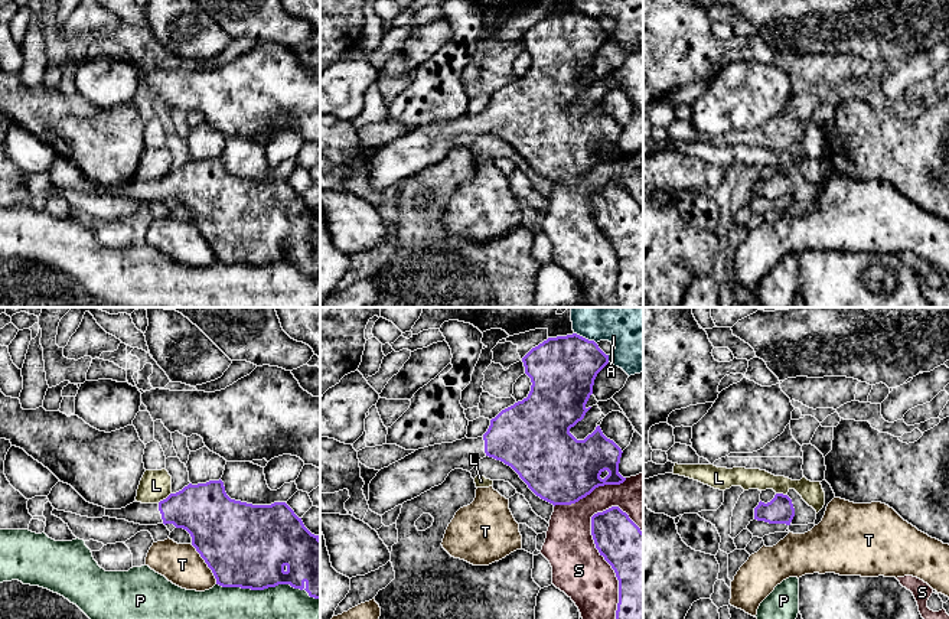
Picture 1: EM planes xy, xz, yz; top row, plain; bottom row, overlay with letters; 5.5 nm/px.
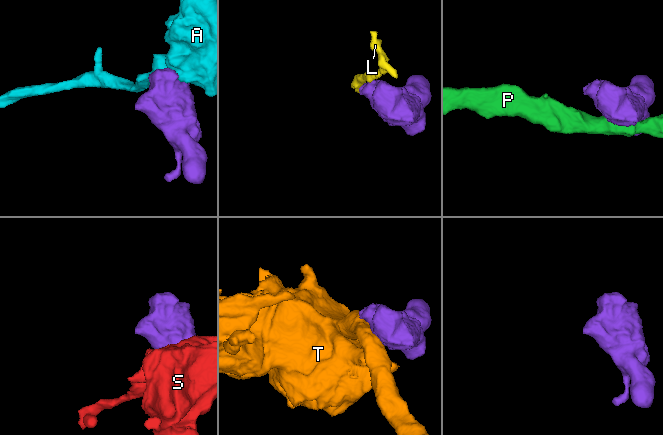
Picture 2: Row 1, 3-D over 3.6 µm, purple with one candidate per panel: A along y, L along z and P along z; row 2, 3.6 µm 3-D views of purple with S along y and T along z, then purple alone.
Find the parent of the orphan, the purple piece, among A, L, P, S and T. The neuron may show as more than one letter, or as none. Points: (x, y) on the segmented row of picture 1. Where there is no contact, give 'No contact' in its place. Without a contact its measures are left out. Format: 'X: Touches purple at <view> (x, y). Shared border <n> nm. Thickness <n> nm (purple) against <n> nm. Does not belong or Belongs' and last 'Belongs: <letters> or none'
A: Touches purple at xz (584, 338). Shared border 140 nm. Thickness 360 nm (purple) against 380 nm. Does not belong
L: Touches purple at xy (163, 499). Shared border 100 nm. Thickness 300 nm (purple) against 180 nm. Does not belong
P: Touches purple at xy (268, 586). Shared border 600 nm. Thickness 460 nm (purple) against 190 nm. Does not belong
S: Touches purple at xz (603, 556). Shared border 650 nm. Thickness 320 nm (purple) against 300 nm. Does not belong
T: Touches purple at xy (206, 563). Shared border 260 nm. Thickness 460 nm (purple) against 220 nm. Does not belong
Belongs: none

